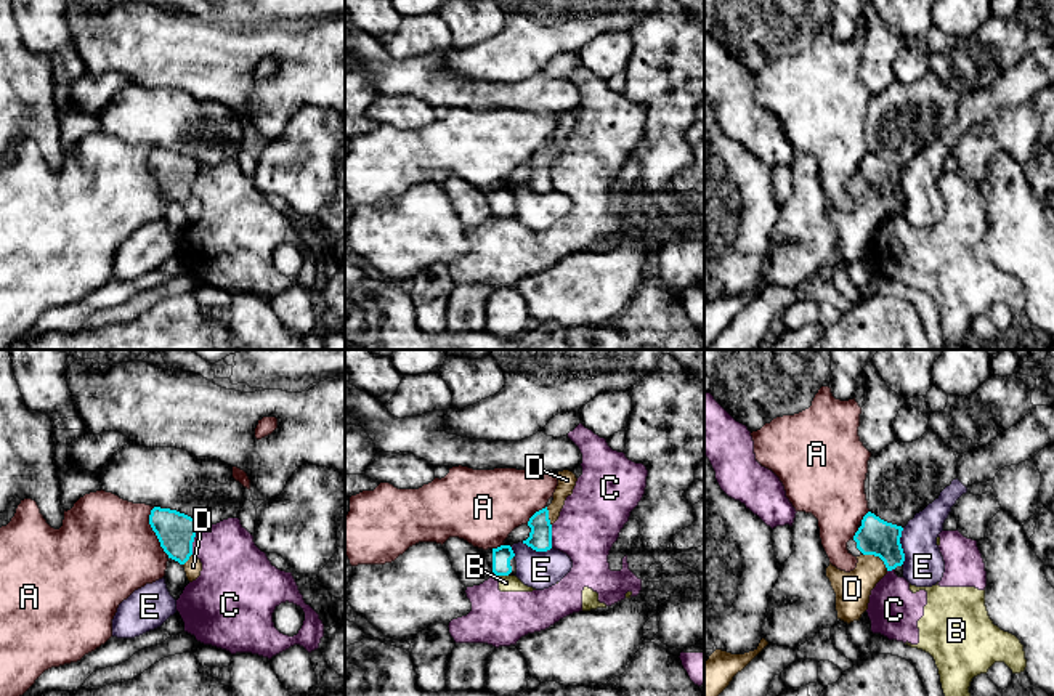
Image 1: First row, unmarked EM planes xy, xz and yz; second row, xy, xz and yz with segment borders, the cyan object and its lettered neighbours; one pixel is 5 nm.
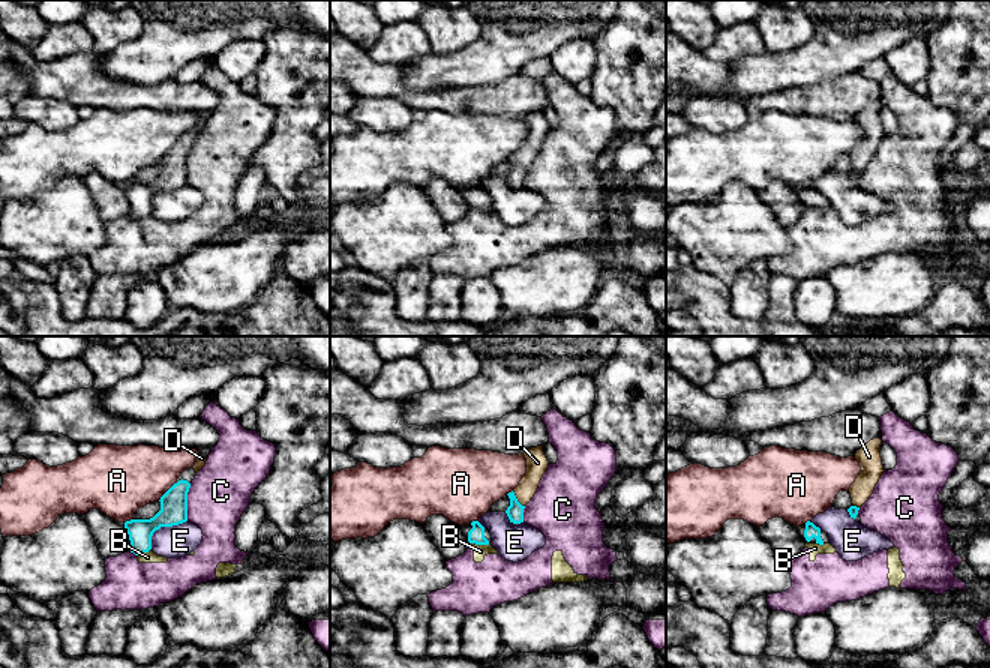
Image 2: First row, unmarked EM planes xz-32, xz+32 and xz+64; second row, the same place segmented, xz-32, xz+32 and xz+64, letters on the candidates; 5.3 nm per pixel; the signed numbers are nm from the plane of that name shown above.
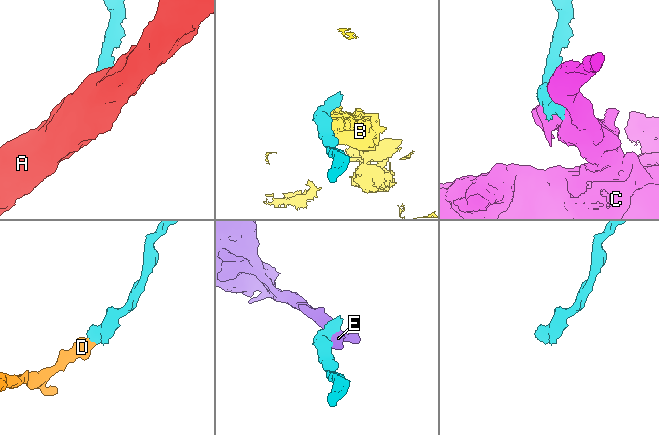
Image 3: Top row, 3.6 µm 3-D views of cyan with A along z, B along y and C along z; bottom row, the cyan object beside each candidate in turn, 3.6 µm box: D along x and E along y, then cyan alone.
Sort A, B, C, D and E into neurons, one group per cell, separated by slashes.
A / B C / D / E

